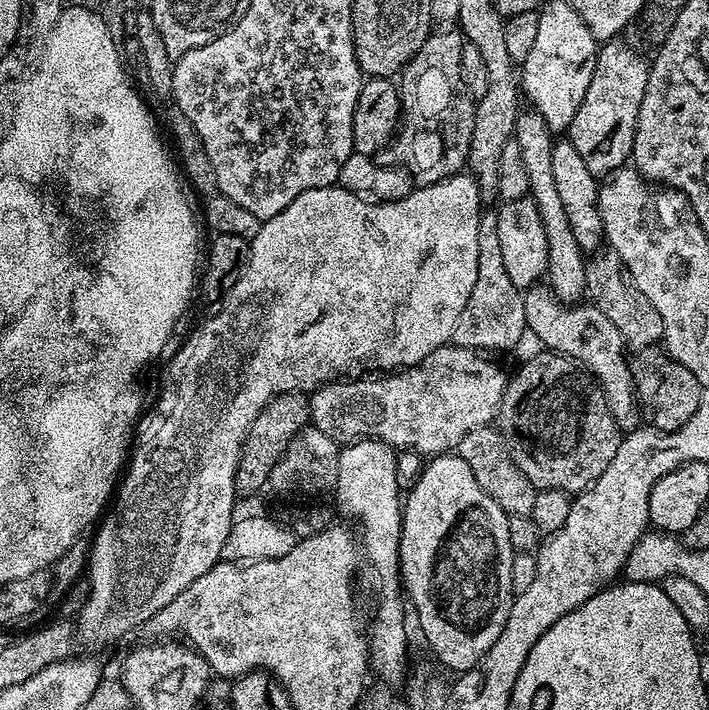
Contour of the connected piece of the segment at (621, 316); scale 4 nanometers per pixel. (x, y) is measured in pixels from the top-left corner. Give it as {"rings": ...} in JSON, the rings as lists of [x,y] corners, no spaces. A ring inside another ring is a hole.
{"rings":[[[600,250],[589,255],[584,266],[584,274],[588,283],[587,295],[592,295],[591,303],[598,310],[602,310],[602,314],[606,314],[610,322],[614,322],[618,334],[622,334],[629,349],[650,348],[663,341],[664,327],[662,318],[658,318],[658,310],[654,310],[654,306],[650,306],[650,298],[646,298],[642,290],[638,290],[630,270],[626,270],[622,258],[618,258],[616,252]]]}

